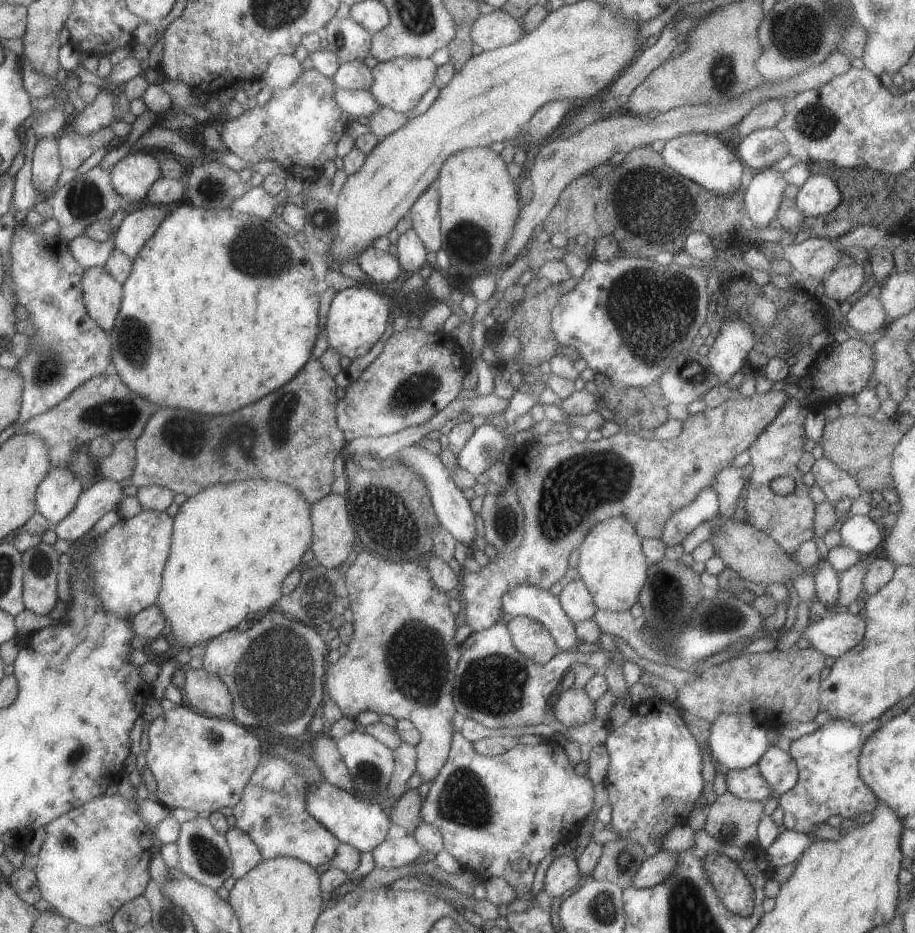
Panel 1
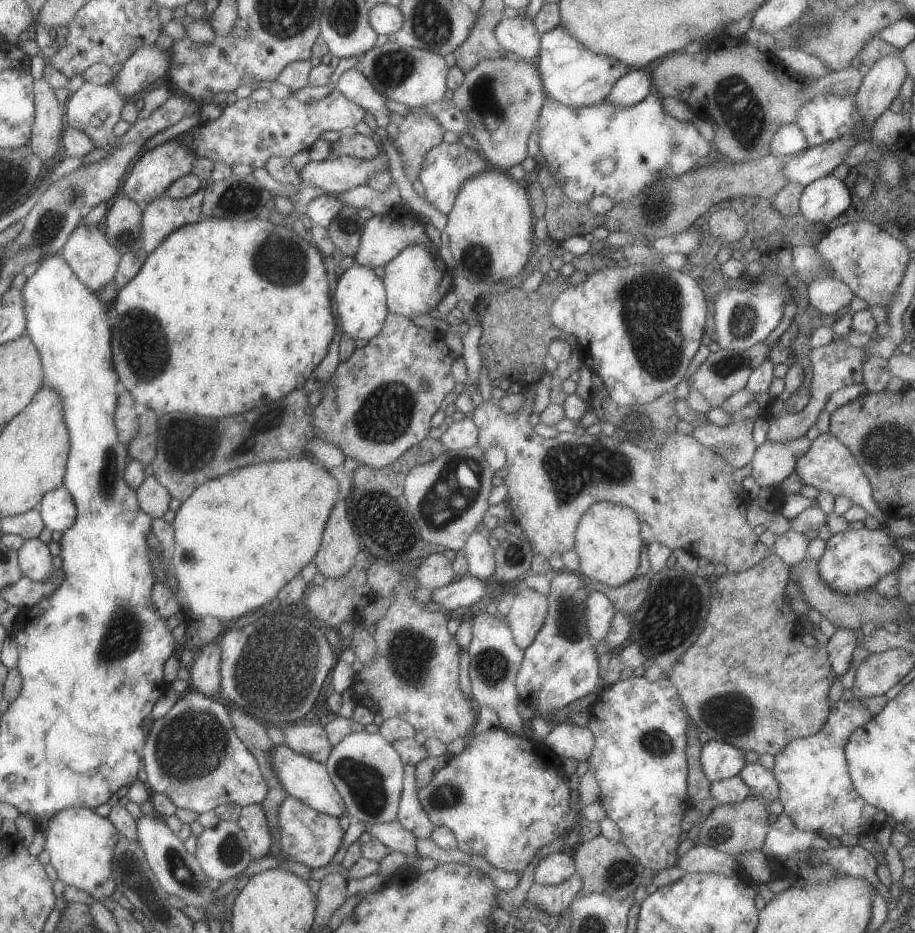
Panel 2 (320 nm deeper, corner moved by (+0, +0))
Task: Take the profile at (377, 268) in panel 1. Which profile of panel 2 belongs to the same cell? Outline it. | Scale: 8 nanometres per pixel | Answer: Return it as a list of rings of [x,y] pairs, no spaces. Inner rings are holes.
[[[397,205],[389,213],[383,214],[383,216],[373,215],[364,222],[359,248],[353,256],[353,262],[374,270],[377,267],[384,267],[405,246],[409,244],[426,245],[429,241],[422,220],[403,209],[402,205]]]

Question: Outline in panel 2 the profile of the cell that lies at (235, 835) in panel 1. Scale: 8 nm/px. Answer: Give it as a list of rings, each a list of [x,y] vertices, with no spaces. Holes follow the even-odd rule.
[[[259,804],[241,807],[237,826],[243,830],[243,836],[247,840],[247,852],[253,861],[268,856],[272,839],[265,814]]]

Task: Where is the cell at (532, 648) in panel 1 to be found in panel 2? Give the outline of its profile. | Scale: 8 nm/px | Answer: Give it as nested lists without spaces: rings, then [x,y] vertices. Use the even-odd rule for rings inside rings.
[[[521,579],[515,580],[511,586],[514,592],[508,598],[509,612],[503,619],[511,630],[514,644],[524,651],[543,628],[548,603],[543,593],[528,588]]]

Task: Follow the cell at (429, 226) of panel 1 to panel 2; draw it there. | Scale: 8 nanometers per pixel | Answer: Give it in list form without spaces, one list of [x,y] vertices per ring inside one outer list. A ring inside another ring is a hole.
[[[441,142],[437,144],[435,148],[431,148],[429,152],[423,156],[421,160],[421,167],[419,170],[419,176],[417,179],[425,188],[424,199],[437,210],[445,215],[449,213],[449,210],[453,207],[455,196],[457,196],[457,190],[459,190],[459,184],[469,178],[469,176],[475,176],[479,172],[483,172],[487,167],[485,160],[479,156],[479,152],[467,148],[460,142],[453,142],[453,144],[447,144]]]

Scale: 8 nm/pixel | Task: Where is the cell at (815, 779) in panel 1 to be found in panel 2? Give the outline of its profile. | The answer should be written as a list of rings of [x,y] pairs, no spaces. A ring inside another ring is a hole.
[[[837,700],[831,704],[826,722],[817,734],[804,738],[797,738],[789,742],[780,752],[774,755],[773,775],[779,786],[778,801],[783,807],[783,814],[788,816],[793,826],[801,831],[829,834],[839,839],[843,834],[855,835],[869,834],[875,826],[881,826],[886,819],[885,812],[866,804],[853,789],[848,774],[847,762],[844,758],[844,747],[849,736],[862,725],[871,720],[869,710],[862,706],[858,700]]]

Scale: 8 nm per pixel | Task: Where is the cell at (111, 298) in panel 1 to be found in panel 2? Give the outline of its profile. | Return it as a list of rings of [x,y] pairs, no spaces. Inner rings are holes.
[[[77,224],[71,236],[65,241],[64,247],[60,252],[63,260],[69,265],[73,274],[77,276],[79,282],[87,288],[89,292],[97,294],[100,288],[110,284],[114,279],[120,254],[109,244],[100,226],[91,224]]]

